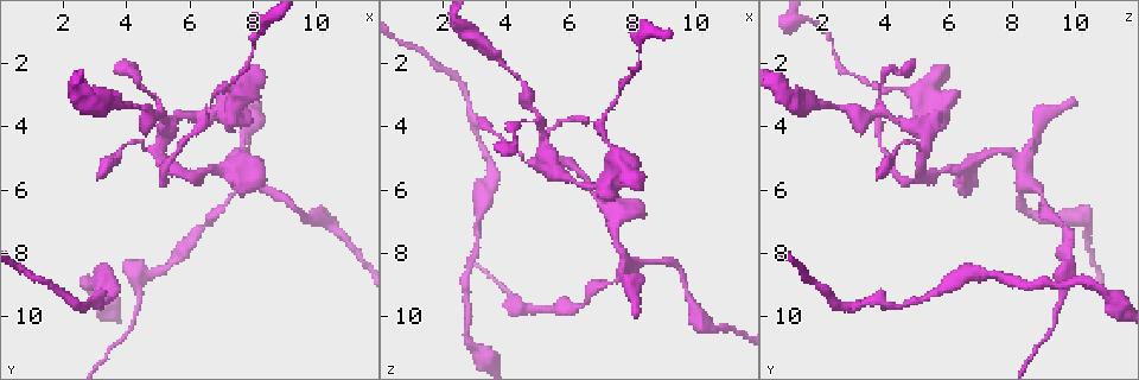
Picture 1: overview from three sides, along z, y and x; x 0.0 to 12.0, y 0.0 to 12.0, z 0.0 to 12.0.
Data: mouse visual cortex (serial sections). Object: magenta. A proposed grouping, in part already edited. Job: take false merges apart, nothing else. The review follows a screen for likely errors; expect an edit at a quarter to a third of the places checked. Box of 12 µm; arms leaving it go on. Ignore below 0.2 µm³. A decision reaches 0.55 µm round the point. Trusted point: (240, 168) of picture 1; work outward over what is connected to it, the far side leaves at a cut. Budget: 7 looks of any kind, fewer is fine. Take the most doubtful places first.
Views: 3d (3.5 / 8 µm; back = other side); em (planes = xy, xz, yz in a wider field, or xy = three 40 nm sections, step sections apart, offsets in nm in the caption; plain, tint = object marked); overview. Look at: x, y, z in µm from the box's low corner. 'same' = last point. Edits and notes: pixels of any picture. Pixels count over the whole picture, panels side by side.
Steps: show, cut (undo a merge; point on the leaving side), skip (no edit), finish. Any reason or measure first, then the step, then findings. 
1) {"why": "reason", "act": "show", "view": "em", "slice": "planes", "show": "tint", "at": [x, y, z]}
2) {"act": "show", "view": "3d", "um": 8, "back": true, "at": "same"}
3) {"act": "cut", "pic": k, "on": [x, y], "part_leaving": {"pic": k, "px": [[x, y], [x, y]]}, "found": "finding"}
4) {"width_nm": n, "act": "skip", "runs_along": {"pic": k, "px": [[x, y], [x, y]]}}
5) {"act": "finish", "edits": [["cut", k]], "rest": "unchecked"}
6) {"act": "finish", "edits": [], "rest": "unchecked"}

{"why": "arms part here", "act": "show", "view": "3d", "um": 3.5, "at": [7.9, 5.7, 8.4]}

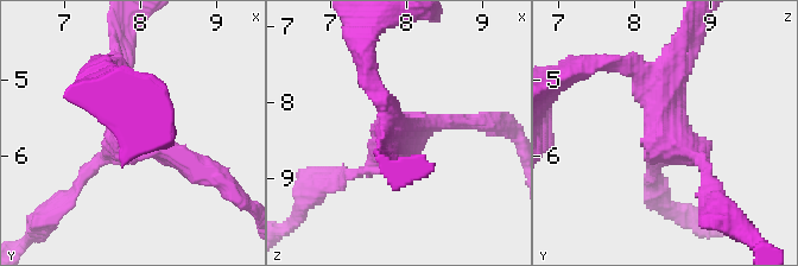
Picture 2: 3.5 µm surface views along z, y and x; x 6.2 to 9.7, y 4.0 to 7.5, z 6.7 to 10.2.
{"arms": 3, "arm_widths_nm": [150, 250, 300], "act": "show", "view": "em", "slice": "planes", "show": "tint", "at": "same"}

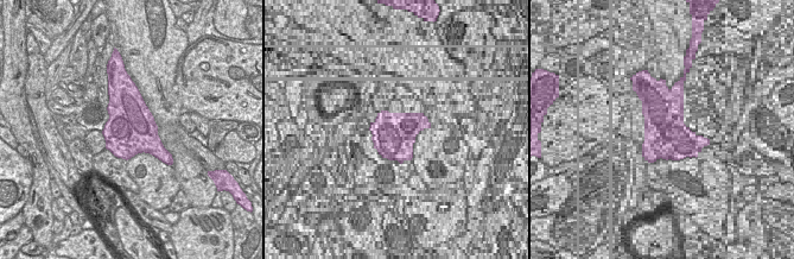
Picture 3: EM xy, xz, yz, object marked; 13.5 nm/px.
{"width_nm": 650, "act": "skip", "runs_along": {"pic": 2, "px": [[629, 65], [705, 176]]}, "found": "one cell here"}

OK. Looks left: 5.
{"why": "sharp bend", "act": "show", "view": "3d", "um": 3.5, "at": [4.3, 8.7, 9.6]}

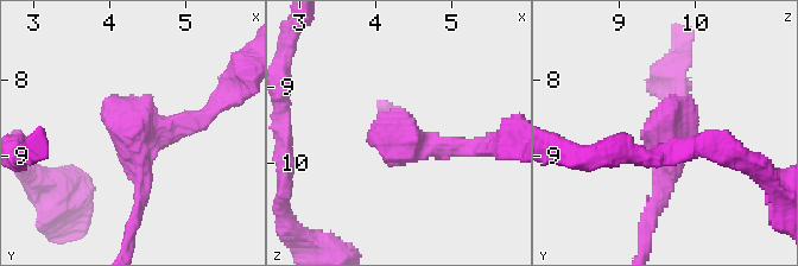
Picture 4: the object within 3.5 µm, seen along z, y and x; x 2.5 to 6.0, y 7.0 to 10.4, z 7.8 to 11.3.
{"arm_widths_nm": [200, 250], "why": "now the EM", "act": "show", "view": "em", "slice": "planes", "show": "tint", "at": [4.30, 8.75, 9.70]}

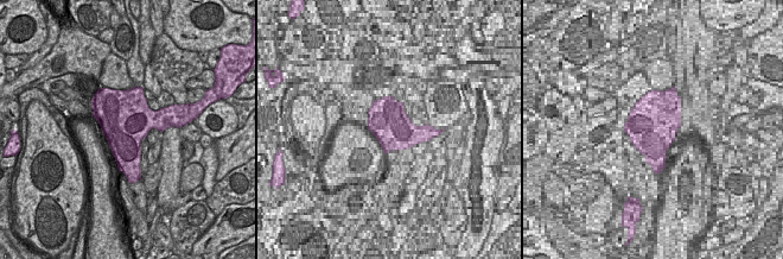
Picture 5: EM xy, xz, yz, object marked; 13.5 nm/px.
{"act": "skip", "runs_along": {"pic": 4, "px": [[209, 112], [135, 133], [135, 210]]}, "found": "one cell here"}

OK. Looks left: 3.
{"why": "sharp bend", "act": "show", "view": "3d", "um": 8, "at": [7.0, 3.3, 5.9]}

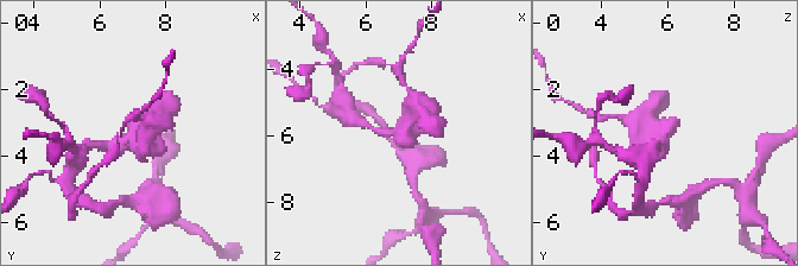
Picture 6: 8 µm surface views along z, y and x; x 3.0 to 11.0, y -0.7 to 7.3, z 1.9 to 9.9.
{"why": "shape alone is not enough", "act": "show", "view": "em", "slice": "xy", "step": 2, "show": "tint", "at": [7.0, 3.4, 5.9]}

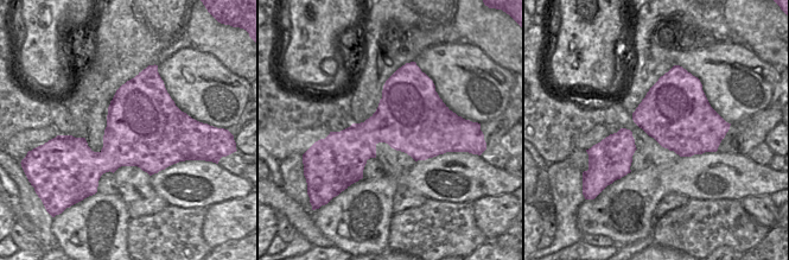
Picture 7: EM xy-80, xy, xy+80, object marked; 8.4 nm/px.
{"act": "skip", "runs_along": {"pic": 6, "px": [[369, 126], [403, 131], [412, 106]]}, "found": "continuous, no second cell"}

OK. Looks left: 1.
{"act": "finish", "edits": [], "rest": "unchecked"}

